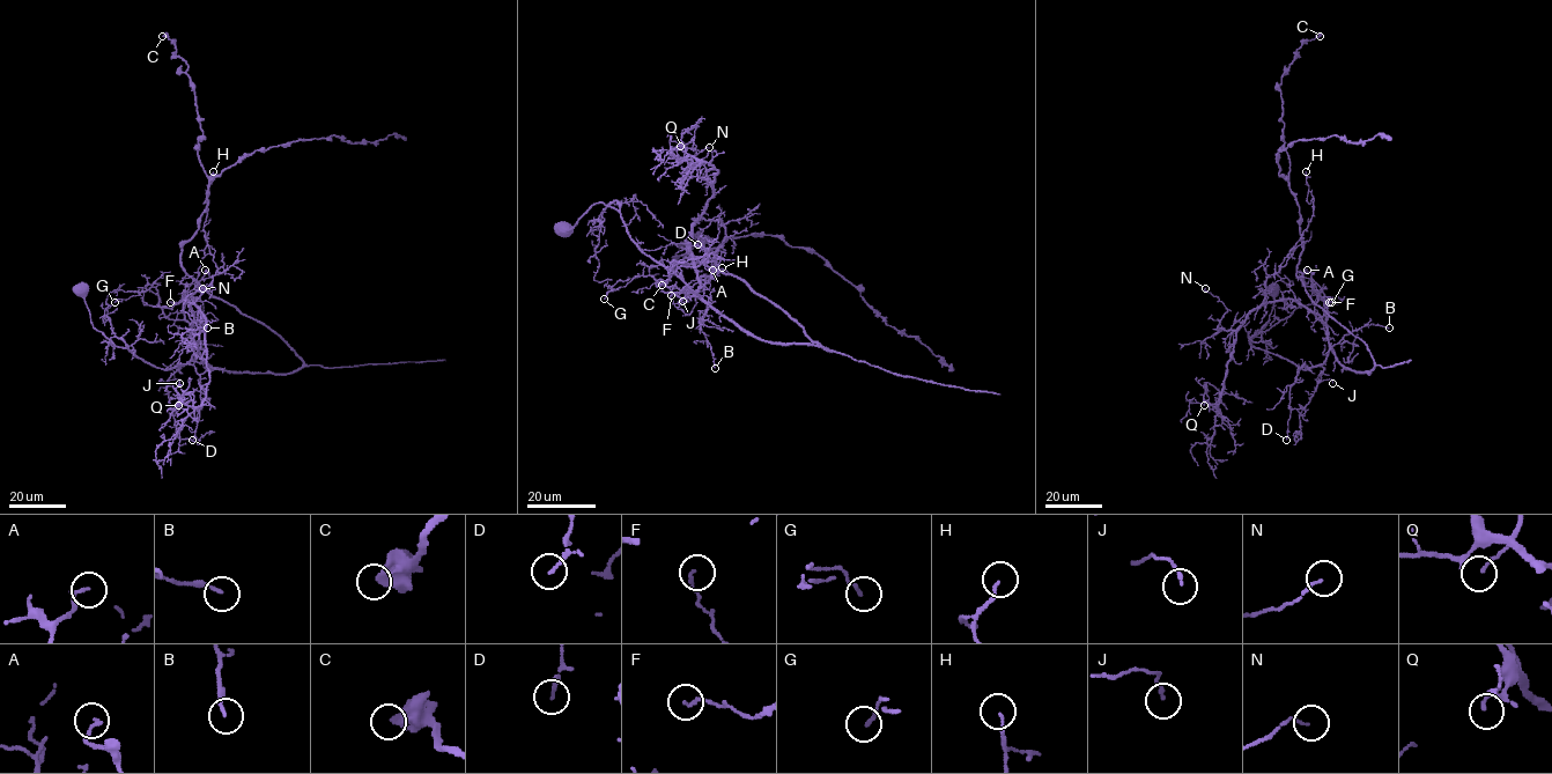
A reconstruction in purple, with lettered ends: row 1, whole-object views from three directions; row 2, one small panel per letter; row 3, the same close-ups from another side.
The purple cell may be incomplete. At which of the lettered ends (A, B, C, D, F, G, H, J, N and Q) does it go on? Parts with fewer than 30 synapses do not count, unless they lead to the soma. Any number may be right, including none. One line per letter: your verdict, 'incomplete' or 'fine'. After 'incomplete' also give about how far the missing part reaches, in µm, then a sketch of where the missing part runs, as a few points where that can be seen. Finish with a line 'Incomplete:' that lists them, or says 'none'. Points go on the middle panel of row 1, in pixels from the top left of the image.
A: fine
B: fine
C: fine
D: fine
F: fine
G: fine
H: fine
J: fine
N: fine
Q: fine
Incomplete: none

